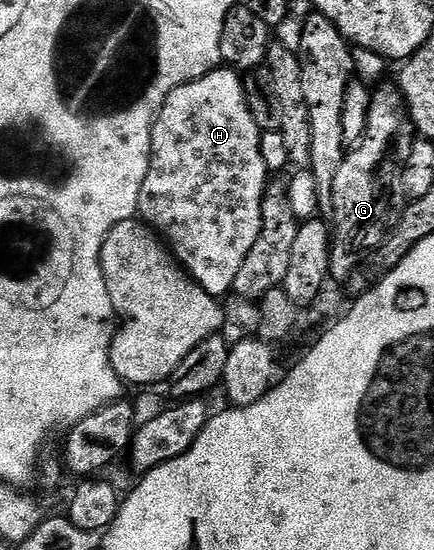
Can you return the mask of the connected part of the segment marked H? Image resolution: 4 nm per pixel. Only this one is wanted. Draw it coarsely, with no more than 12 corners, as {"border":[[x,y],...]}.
{"border":[[243,76],[174,88],[138,215],[231,294],[268,172]]}

